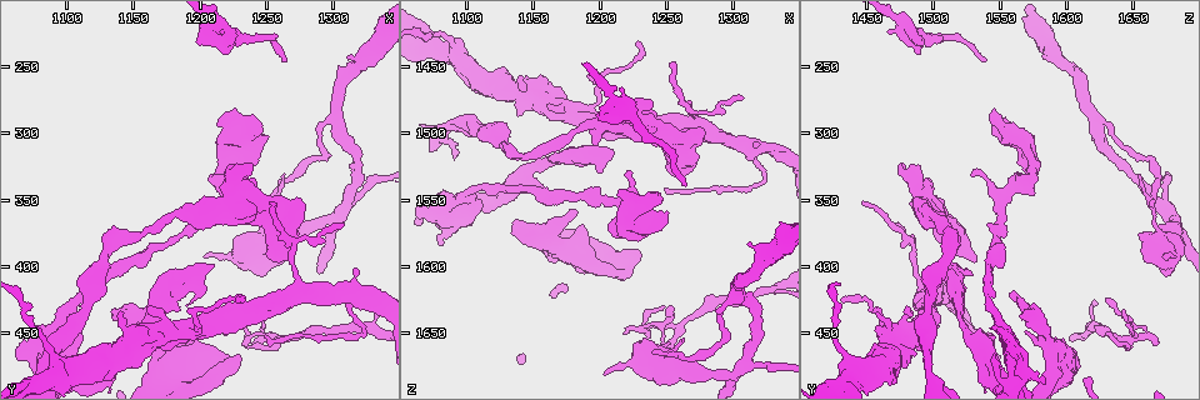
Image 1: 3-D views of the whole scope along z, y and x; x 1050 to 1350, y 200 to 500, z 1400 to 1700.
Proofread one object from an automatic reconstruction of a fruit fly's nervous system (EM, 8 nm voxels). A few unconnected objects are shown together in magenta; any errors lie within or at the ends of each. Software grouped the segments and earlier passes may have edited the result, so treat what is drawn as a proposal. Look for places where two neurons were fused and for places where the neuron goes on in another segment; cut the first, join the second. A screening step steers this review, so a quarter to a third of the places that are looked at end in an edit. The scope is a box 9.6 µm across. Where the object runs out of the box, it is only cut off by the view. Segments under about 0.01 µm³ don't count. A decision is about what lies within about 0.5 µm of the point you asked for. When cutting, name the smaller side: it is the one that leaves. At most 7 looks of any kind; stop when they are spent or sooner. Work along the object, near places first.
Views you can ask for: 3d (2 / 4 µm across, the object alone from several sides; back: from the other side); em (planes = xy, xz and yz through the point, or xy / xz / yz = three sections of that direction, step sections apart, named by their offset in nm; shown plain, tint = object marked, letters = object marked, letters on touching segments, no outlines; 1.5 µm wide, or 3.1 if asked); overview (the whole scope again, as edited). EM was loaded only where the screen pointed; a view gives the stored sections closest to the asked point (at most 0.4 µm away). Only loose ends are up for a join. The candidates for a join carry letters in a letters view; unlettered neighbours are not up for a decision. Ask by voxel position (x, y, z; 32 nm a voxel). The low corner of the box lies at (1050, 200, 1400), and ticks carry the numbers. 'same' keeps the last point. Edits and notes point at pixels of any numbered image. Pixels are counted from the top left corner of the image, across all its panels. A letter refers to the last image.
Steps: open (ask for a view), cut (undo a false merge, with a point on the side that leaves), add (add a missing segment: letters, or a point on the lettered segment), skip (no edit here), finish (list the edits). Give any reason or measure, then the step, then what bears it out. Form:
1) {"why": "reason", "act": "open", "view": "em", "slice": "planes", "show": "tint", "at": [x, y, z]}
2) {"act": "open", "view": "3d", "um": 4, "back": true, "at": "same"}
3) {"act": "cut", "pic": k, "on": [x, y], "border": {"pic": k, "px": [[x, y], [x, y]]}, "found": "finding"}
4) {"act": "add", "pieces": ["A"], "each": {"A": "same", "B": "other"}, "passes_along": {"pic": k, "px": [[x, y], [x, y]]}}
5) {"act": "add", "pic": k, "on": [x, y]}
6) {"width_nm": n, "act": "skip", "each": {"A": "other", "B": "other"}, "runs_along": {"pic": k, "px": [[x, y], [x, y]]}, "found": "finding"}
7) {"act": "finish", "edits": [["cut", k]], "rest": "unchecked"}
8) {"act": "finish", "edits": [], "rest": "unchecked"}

{"why": "thick turns thin", "act": "open", "view": "em", "slice": "planes", "show": "letters", "at": [1116, 428, 1496]}

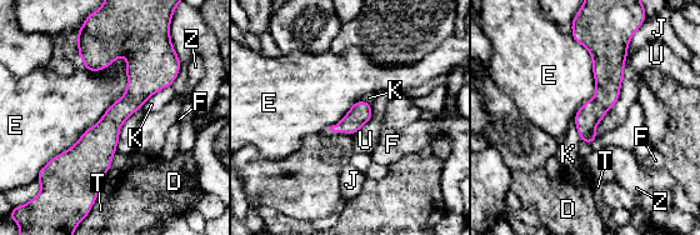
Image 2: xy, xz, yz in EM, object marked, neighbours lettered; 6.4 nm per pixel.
{"act": "skip", "each": {"D": "other", "E": "other", "F": "other", "J": "other", "K": "other", "T": "other", "U": "other", "Z": "other"}, "border": {"pic": 2, "px": [[125, 56], [126, 90], [80, 135]]}, "found": "continuous, no second neuron"}

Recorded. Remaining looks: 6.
{"why": "branch stops here", "act": "open", "view": "3d", "um": 2, "at": [1196, 360, 1508]}

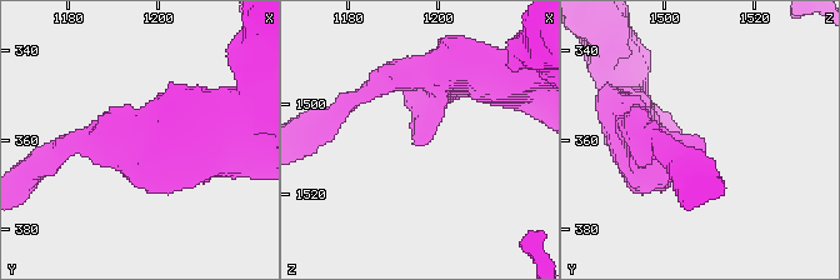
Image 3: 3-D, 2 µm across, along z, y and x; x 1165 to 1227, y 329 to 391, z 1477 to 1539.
{"why": "now the EM", "act": "open", "view": "em", "slice": "planes", "show": "letters", "at": [1195, 361, 1509]}

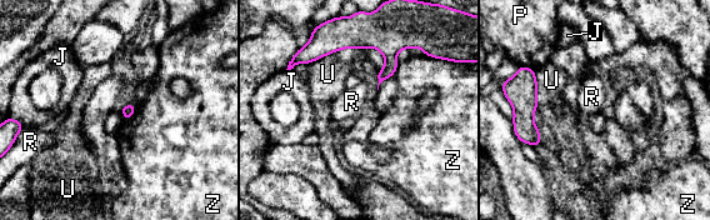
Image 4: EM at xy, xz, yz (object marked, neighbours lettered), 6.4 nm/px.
{"act": "skip", "each": {"J": "other", "P": "other", "R": "other", "U": "other", "Z": "other"}, "runs_along": {"pic": 4, "px": [[399, 46], [345, 41], [314, 56]]}, "found": "none of them fits"}

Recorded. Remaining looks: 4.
{"why": "free end", "act": "open", "view": "3d", "um": 4, "back": true, "at": [1182, 422, 1560]}

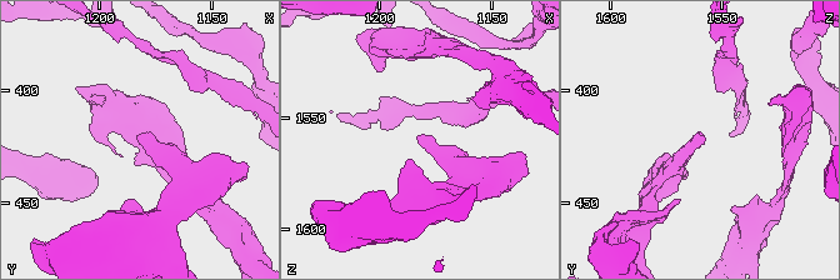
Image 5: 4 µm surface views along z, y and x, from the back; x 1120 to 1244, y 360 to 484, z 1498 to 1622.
{"act": "open", "view": "em", "slice": "planes", "show": "plain", "at": [1182, 420, 1557]}

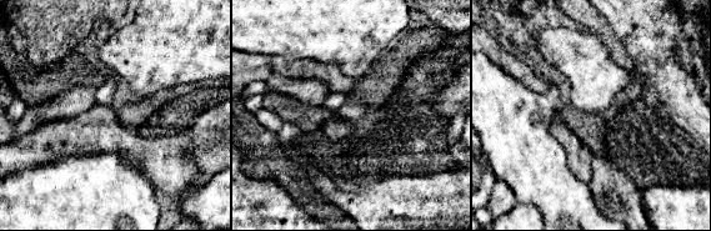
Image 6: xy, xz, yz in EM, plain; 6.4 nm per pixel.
{"why": "see the neighbours", "act": "open", "view": "em", "slice": "planes", "show": "letters", "at": "same"}

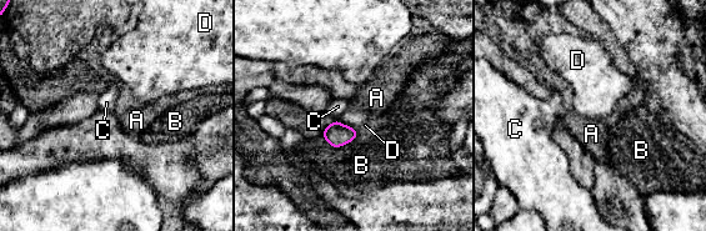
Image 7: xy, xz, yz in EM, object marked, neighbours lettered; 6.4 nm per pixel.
{"width_nm": 160, "longest_contact_nm": ["D", 180], "act": "skip", "each": {"A": "other", "B": "other", "C": "other", "D": "other"}, "found": "none of them fits"}

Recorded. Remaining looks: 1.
{"act": "finish", "edits": [], "rest": "unchecked"}

